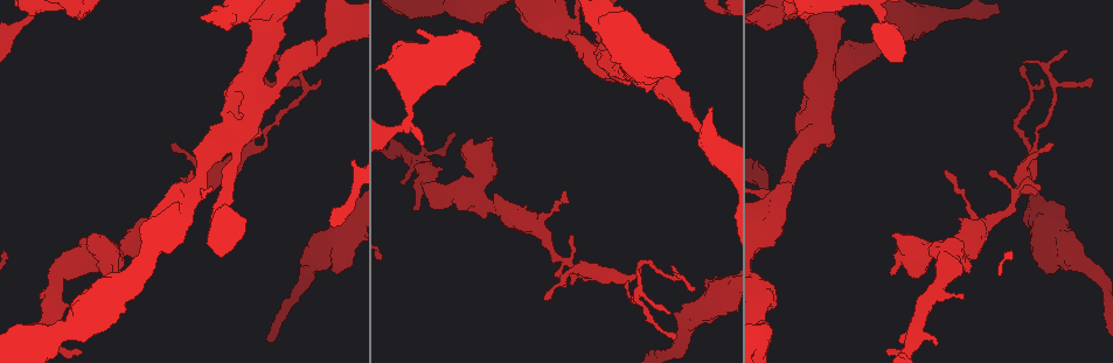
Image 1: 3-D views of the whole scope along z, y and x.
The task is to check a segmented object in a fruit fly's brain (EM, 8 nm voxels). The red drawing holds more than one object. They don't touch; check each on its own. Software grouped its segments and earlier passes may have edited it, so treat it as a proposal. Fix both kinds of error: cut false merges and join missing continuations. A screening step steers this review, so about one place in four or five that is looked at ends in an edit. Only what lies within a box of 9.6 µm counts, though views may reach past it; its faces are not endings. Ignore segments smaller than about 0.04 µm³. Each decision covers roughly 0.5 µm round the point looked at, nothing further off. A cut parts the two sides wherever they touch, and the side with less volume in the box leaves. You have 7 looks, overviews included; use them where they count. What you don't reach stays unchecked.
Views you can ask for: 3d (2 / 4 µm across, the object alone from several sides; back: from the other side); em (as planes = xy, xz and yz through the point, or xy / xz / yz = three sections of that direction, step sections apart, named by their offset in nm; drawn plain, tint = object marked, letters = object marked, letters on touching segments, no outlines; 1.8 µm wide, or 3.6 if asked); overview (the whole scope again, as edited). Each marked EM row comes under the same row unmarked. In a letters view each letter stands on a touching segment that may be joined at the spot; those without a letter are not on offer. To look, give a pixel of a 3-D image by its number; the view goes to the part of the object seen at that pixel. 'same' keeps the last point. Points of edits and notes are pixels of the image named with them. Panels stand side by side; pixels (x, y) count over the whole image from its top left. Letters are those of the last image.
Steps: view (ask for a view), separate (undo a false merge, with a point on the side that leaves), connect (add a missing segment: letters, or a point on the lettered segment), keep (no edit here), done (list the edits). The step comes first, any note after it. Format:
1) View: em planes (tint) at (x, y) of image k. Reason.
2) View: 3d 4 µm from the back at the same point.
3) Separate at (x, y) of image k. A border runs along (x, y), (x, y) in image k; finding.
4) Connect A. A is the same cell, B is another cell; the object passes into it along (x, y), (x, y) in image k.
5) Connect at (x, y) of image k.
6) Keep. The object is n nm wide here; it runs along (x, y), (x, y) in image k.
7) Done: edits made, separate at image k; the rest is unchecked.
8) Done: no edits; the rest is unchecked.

View: em xy step 16 (tint) at (886, 25) of image 1. Calibre changes.

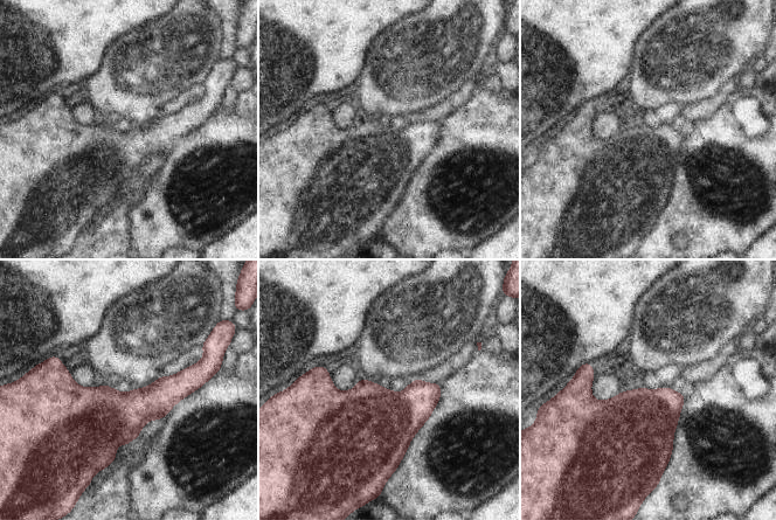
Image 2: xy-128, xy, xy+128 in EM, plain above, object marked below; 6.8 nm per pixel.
View: em planes (tint) at the same point. Cut it another way.

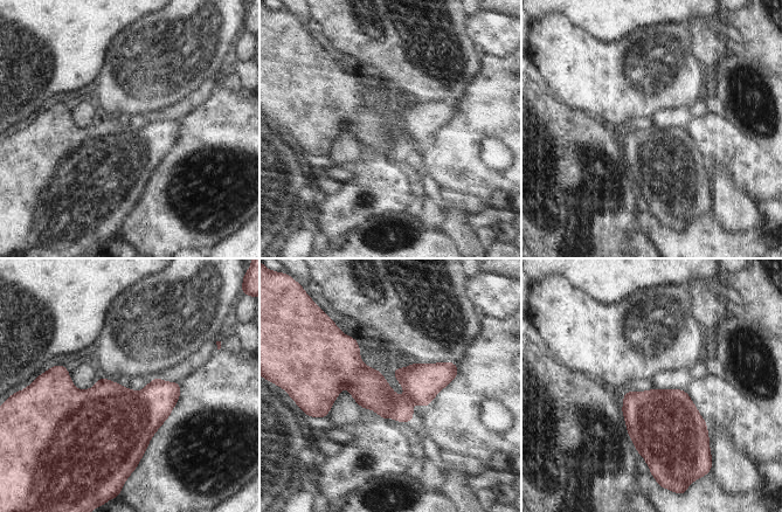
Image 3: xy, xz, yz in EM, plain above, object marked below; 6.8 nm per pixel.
View: em planes (letters) at the same point.

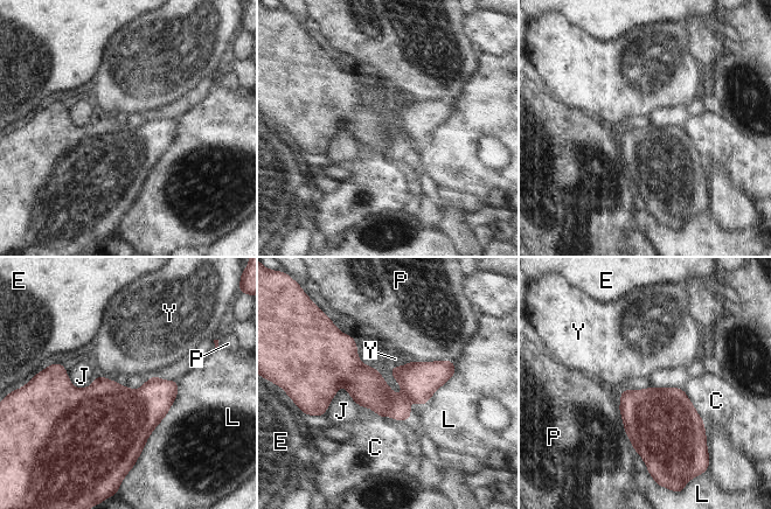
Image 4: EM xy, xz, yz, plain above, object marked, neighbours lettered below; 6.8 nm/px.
Keep. C, E, J, L, P and Y are other cells; a border runs along (409, 362), (402, 365), (391, 365) in image 4; one neuron here.

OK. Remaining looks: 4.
View: em planes (tint) at (565, 25) of image 1. Calibre changes.

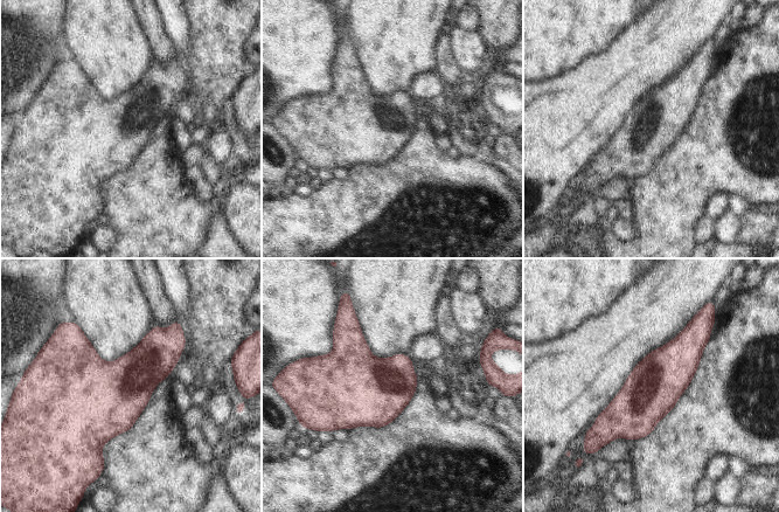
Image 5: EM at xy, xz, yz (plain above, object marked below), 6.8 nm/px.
View: em planes (letters) at the same point. What lies round it.

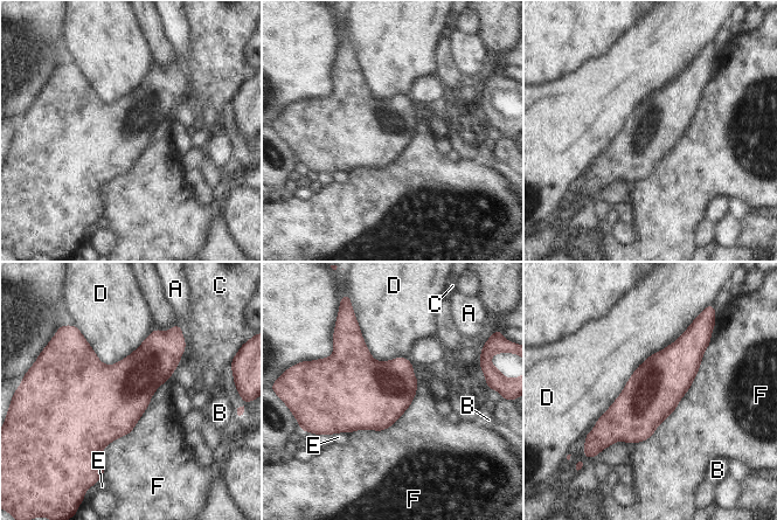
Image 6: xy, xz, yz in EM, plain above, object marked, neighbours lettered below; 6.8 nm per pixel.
Keep. A, B, C, D, E and F are other cells; it runs along (691, 333), (685, 355), (606, 443) in image 6; continuous, no second neuron.

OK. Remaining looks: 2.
View: 3d 2 µm at (192, 171) of image 1. Branch stops here.

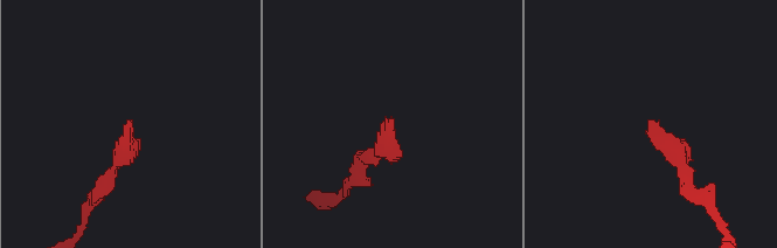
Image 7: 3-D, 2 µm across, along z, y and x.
View: em planes (letters) at (654, 121) of image 7.

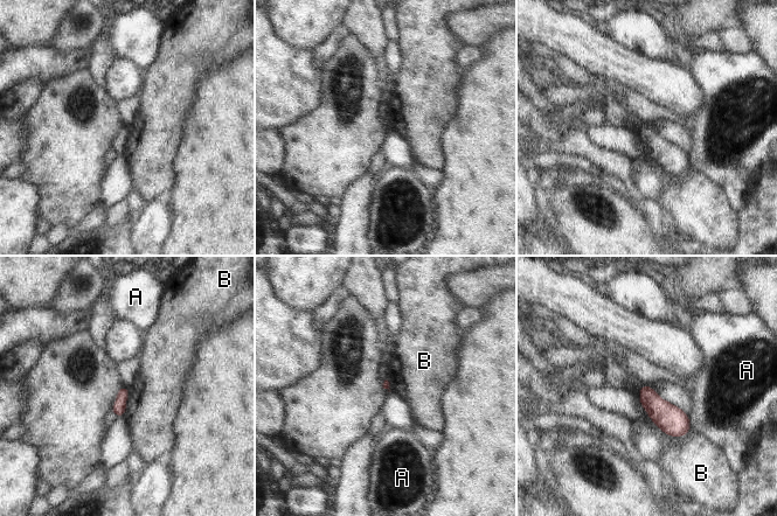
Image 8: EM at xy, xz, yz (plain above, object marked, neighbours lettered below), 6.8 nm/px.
Keep. A and B are other cells; a border runs along (129, 388), (123, 416) in image 8; none of them fits.

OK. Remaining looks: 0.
Done: no edits; the rest is unchecked.

